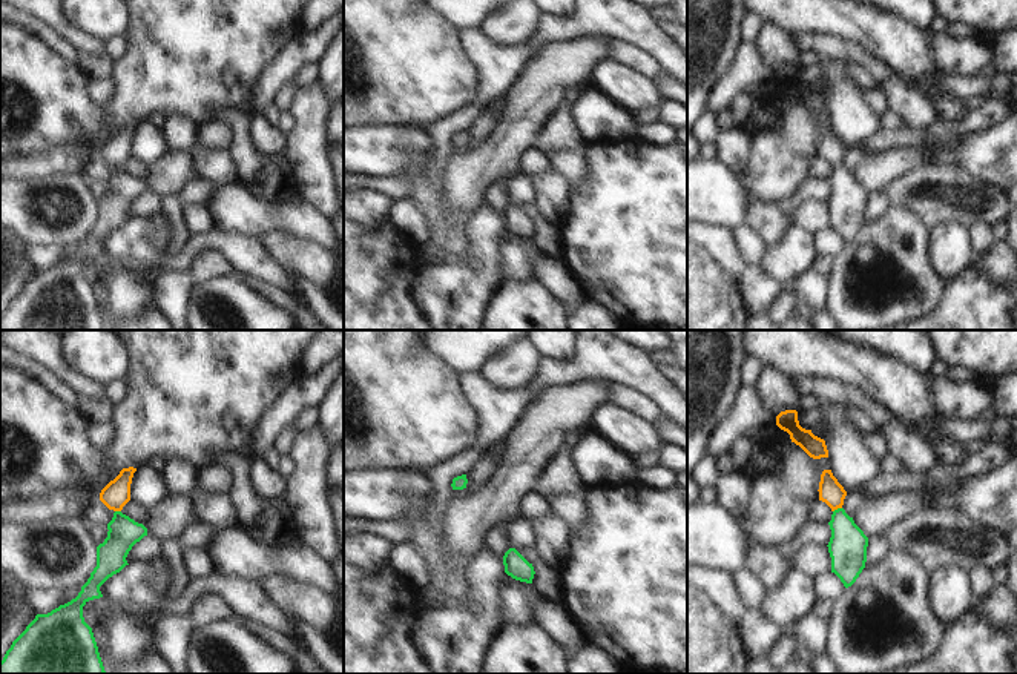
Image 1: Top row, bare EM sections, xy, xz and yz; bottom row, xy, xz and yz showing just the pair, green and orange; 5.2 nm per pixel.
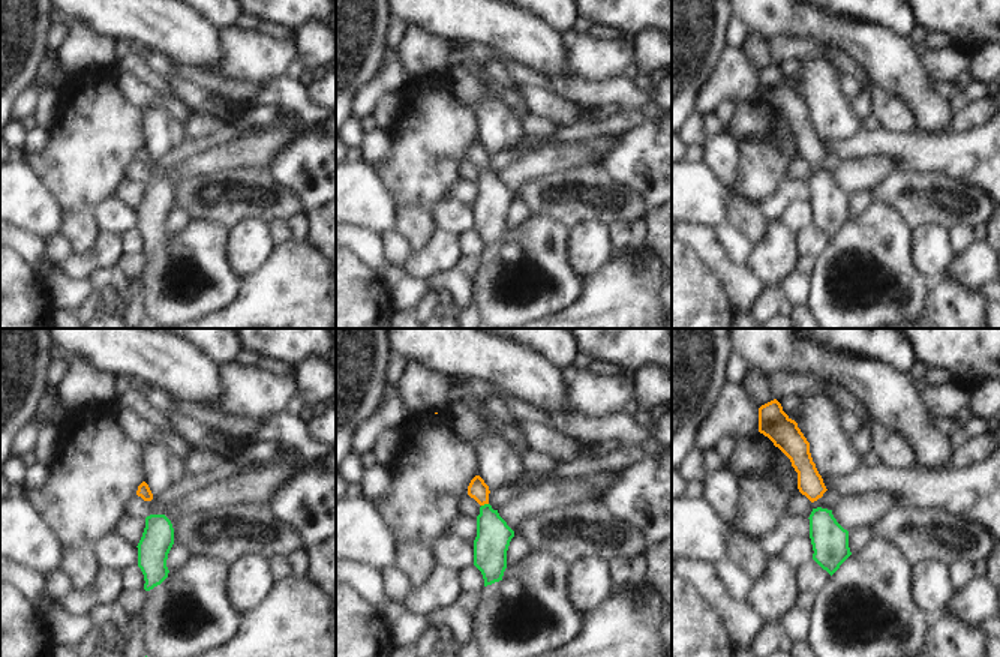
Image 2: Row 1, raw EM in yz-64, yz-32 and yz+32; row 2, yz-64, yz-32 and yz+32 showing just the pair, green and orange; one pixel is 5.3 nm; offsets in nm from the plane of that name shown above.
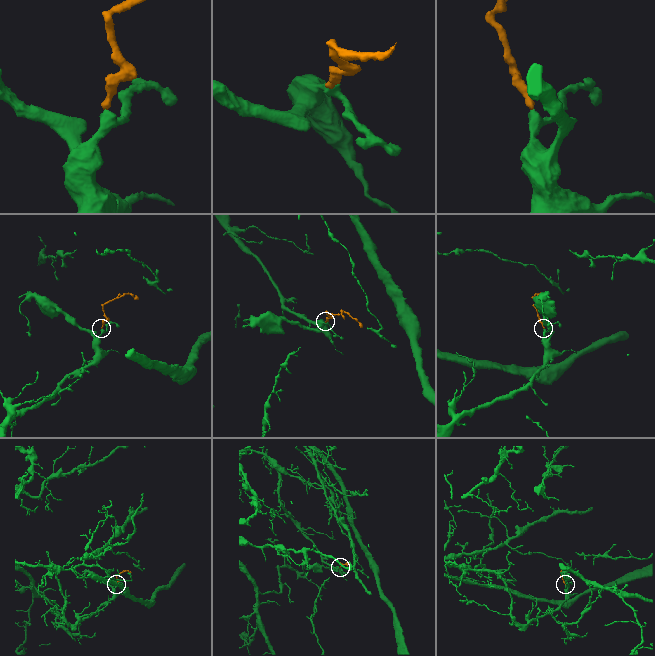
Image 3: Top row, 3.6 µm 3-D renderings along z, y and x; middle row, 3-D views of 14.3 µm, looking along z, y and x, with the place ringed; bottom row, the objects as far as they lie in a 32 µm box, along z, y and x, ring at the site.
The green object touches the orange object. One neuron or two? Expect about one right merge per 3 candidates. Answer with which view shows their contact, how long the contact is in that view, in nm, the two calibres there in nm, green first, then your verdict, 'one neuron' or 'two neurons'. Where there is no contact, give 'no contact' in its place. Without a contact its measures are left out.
yz | 50 nm | 200/130 nm | one neuron

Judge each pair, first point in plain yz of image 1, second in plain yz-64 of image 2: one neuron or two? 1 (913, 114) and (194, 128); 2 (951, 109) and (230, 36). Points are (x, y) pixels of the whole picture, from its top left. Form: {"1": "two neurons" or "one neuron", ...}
{"1": "two neurons", "2": "two neurons"}

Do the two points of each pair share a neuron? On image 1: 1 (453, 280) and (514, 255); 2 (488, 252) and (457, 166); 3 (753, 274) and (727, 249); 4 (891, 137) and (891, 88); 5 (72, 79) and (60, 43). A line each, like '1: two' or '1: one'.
1: two
2: two
3: one
4: two
5: two

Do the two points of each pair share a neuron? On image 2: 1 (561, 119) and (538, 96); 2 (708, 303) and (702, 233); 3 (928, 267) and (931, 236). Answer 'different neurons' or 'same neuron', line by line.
1: same neuron
2: different neurons
3: same neuron

